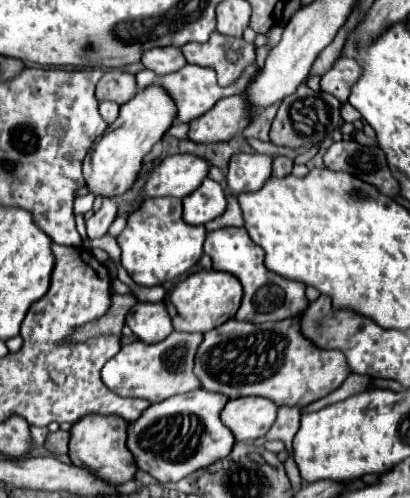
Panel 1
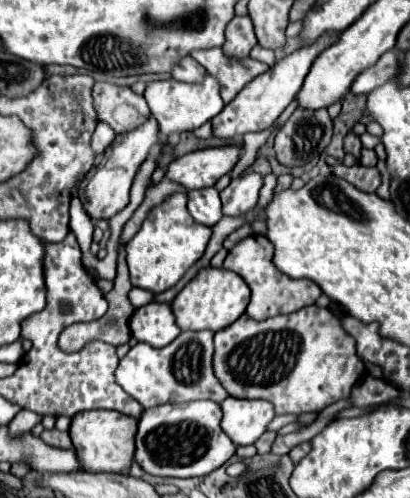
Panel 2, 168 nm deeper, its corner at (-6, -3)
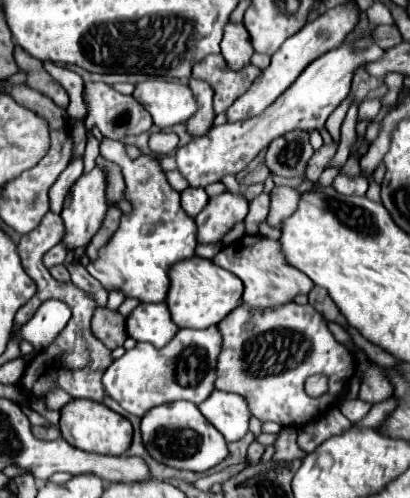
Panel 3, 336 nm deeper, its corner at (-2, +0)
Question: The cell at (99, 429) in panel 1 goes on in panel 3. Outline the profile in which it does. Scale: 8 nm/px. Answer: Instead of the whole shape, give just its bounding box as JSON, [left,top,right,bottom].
[60,398,132,456]

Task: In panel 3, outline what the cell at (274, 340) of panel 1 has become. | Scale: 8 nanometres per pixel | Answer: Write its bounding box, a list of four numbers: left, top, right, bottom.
[216,302,356,428]

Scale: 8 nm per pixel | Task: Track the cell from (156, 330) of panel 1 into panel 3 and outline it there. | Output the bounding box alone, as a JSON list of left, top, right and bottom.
[126,304,180,348]

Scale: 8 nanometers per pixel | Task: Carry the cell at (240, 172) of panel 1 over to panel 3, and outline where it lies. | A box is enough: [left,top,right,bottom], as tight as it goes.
[194,192,248,244]

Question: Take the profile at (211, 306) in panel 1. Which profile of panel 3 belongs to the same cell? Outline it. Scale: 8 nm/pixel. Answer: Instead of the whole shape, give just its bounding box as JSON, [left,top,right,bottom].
[166,256,244,328]

